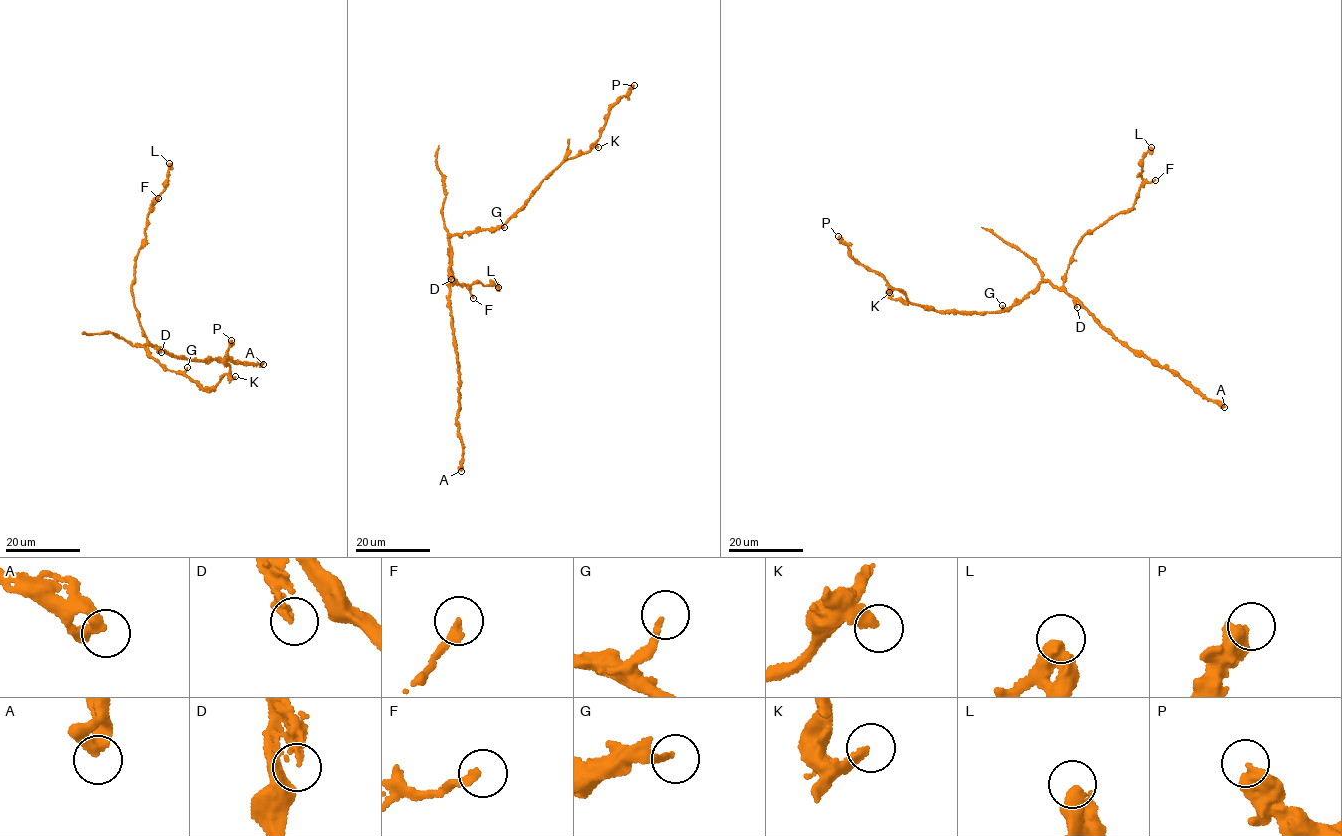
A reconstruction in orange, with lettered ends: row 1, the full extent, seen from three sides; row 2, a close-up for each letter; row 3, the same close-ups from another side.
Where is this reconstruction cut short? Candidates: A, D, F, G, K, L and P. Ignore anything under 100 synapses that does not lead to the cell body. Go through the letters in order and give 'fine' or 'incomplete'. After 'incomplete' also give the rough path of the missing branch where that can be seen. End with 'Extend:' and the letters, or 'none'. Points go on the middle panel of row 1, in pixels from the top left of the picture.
A: fine
D: fine
F: fine
G: fine
K: fine
L: fine
P: fine
Extend: none

